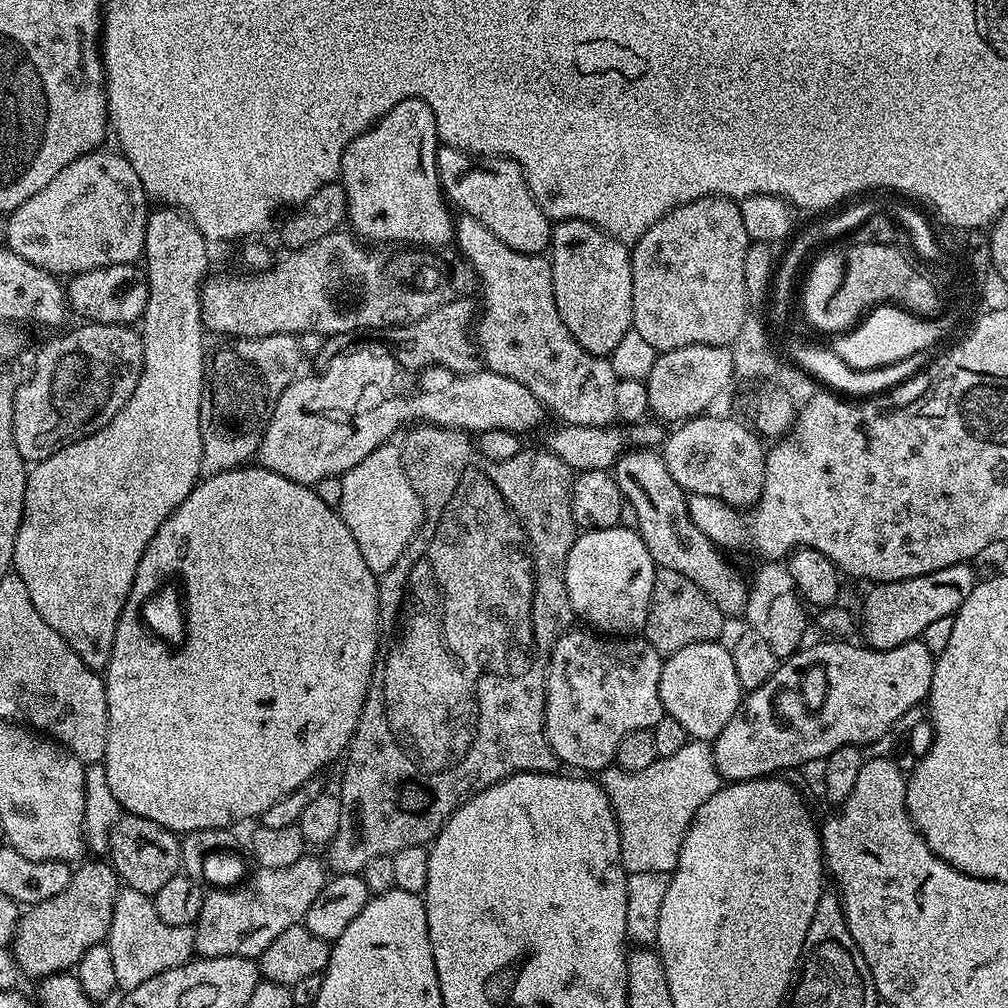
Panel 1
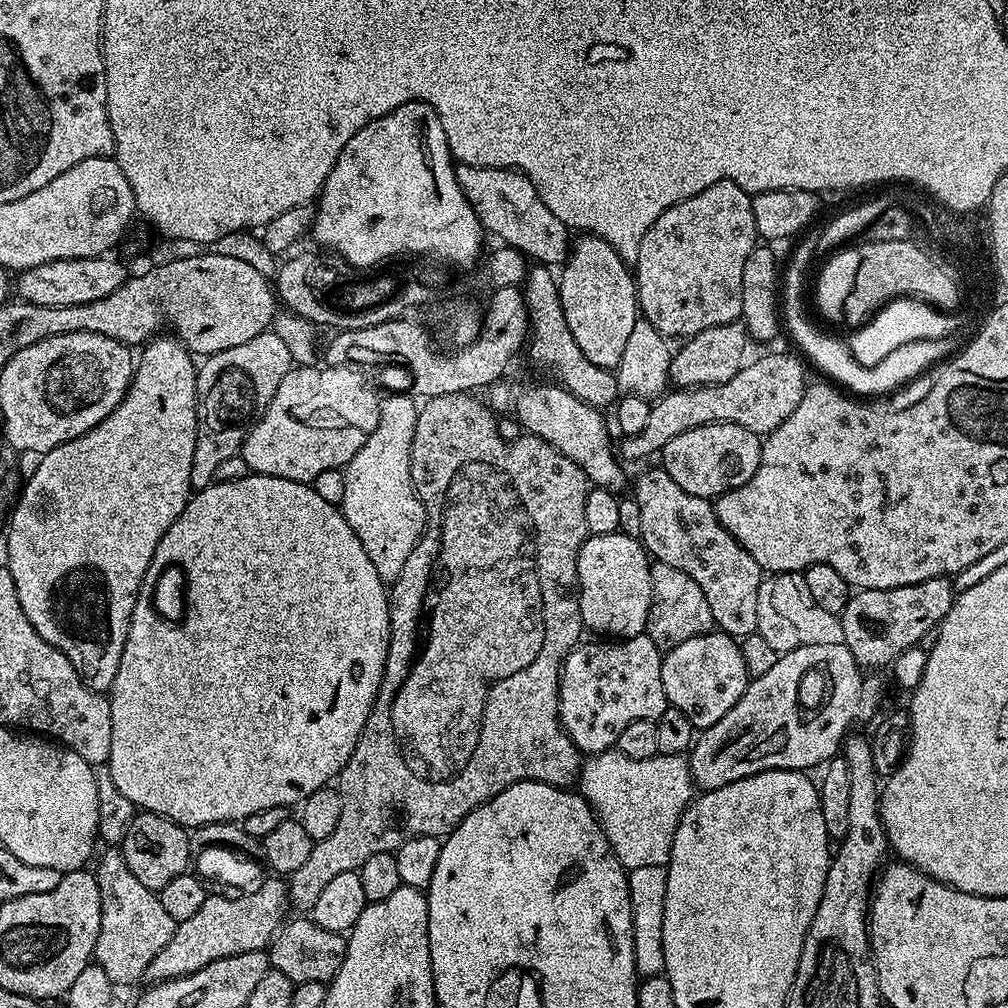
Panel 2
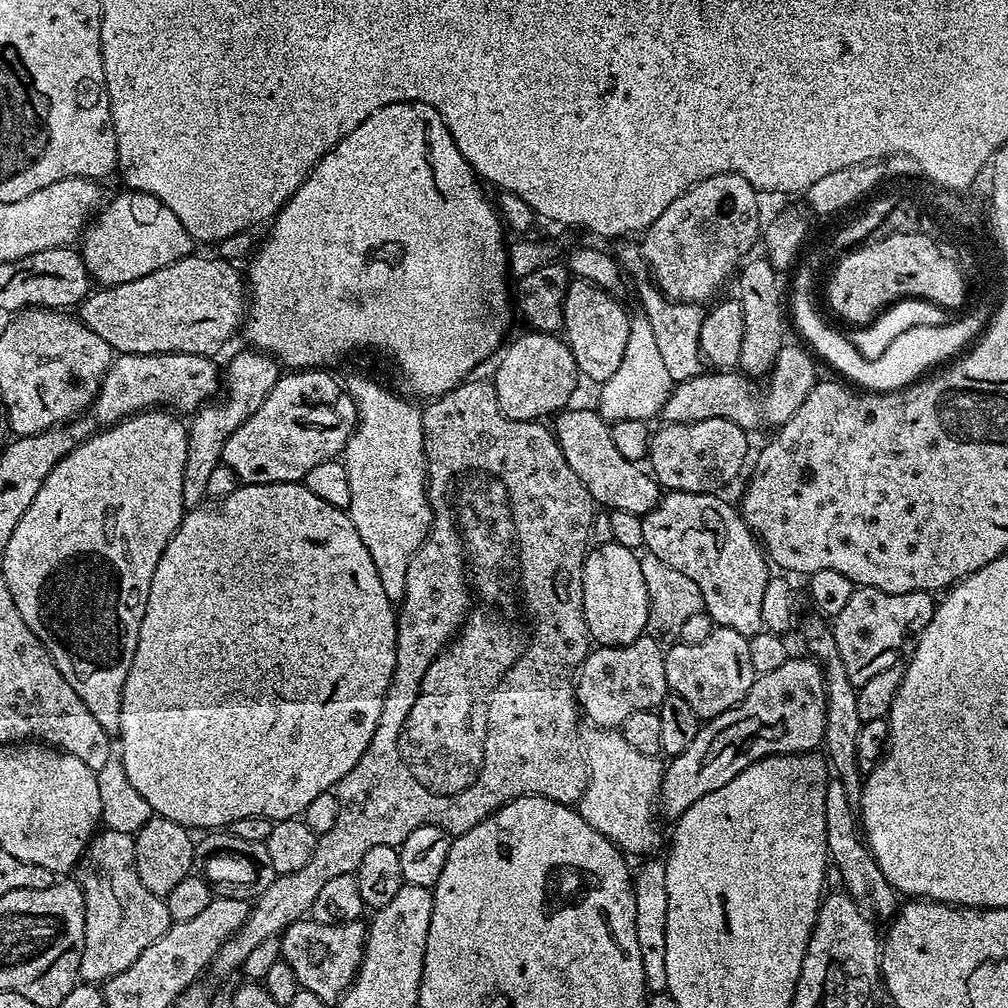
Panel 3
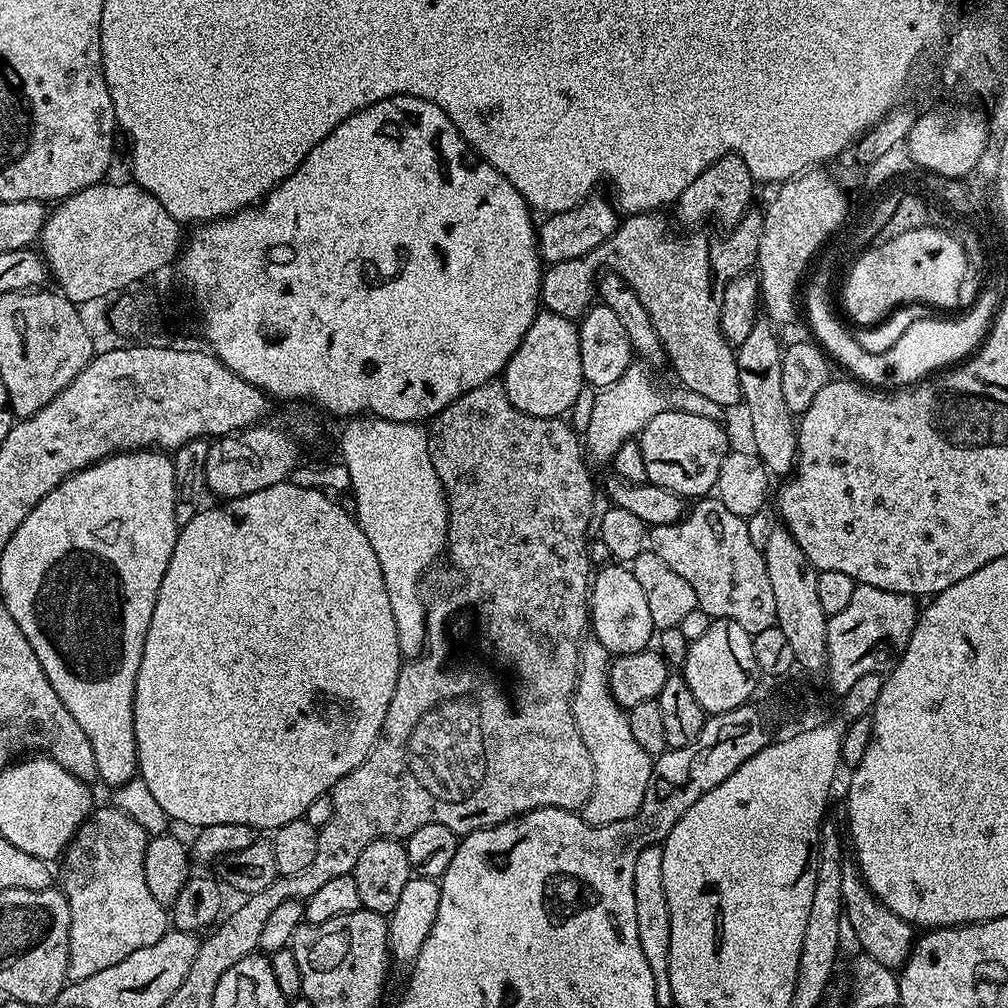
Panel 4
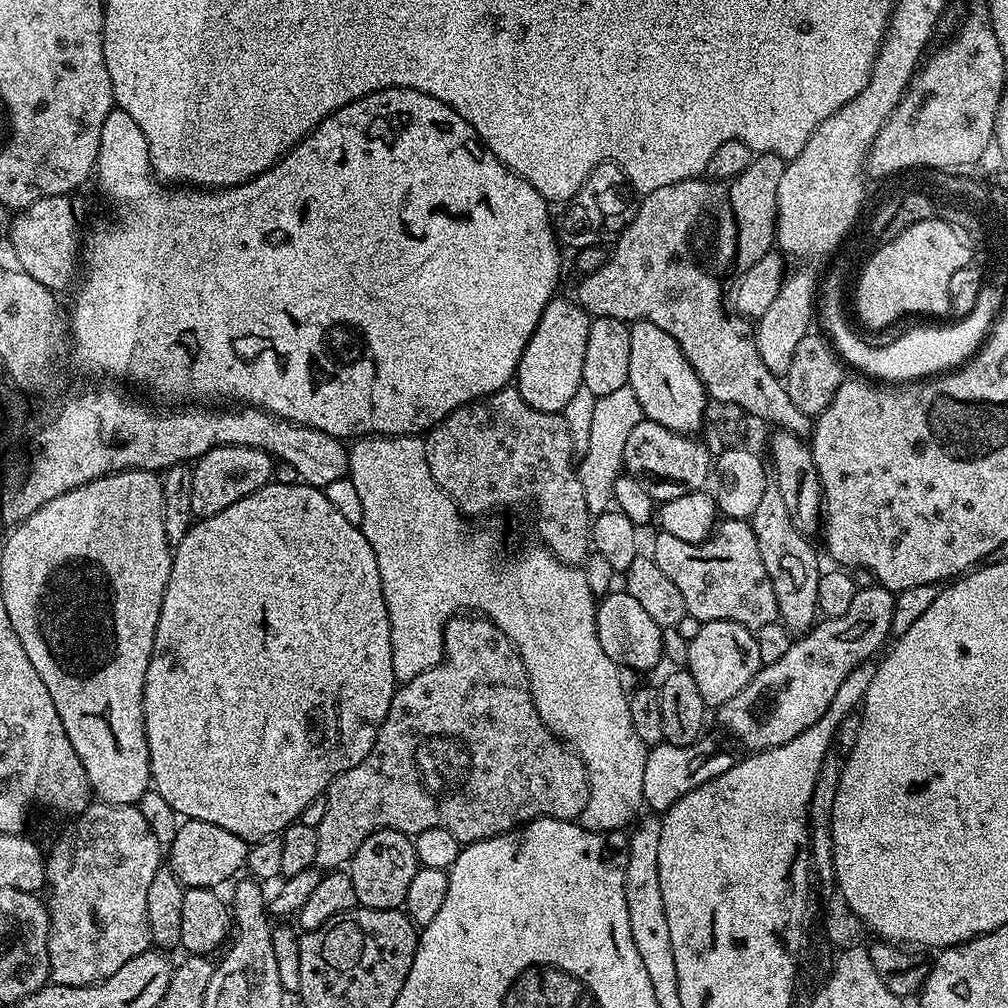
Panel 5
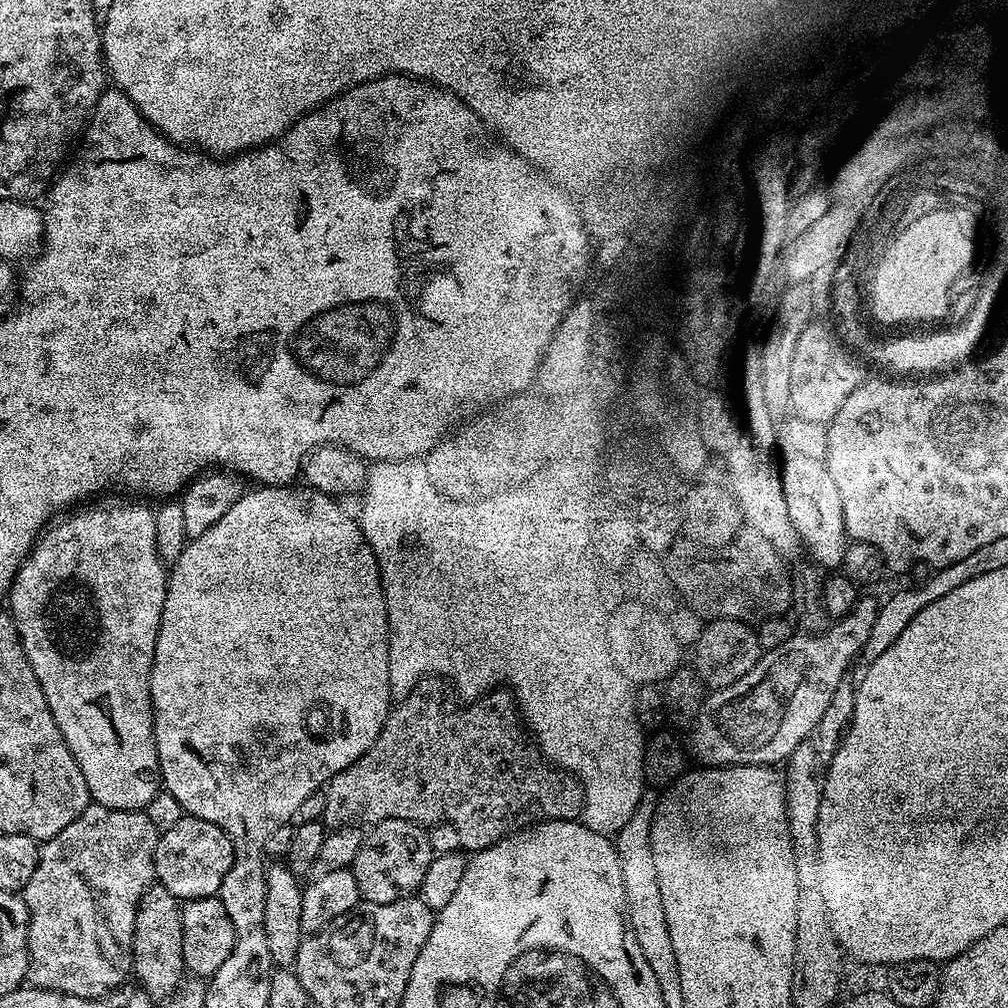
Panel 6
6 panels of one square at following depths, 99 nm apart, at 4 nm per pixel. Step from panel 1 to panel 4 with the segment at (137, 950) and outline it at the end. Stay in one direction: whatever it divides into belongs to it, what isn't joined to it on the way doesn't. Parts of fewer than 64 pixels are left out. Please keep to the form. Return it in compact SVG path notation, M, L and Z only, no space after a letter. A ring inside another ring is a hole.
M114 806L97 807L77 830L68 847L64 849L64 869L58 872L58 884L70 906L70 954L68 955L68 980L90 978L98 970L107 970L122 962L122 958L142 950L142 946L154 946L158 938L170 930L170 912L165 905L150 894L146 886L146 846L150 839L148 832Z

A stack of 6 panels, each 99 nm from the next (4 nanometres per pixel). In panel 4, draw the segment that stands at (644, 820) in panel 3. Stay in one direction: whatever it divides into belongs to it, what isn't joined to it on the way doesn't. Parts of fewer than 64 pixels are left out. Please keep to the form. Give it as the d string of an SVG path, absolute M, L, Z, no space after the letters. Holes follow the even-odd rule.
M595 638L581 643L580 668L570 703L572 720L582 734L582 742L586 742L586 750L590 750L590 762L594 762L594 790L582 809L586 824L622 822L636 815L652 773L653 757L638 746L634 734L630 734L627 711L612 696L608 685L609 663L610 654Z

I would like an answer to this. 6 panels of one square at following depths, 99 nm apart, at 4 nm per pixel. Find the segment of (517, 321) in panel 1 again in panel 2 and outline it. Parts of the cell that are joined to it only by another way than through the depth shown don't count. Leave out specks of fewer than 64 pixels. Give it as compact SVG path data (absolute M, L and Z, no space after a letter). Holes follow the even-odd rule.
M548 266L533 267L522 285L522 291L526 316L530 321L530 335L526 340L529 358L541 364L546 371L553 372L560 387L574 394L574 398L601 410L607 409L607 404L608 407L615 405L618 399L615 375L607 368L594 366L594 362L578 350L578 342L574 342L574 334L570 334L570 326L566 326L560 305L560 285L553 269Z

